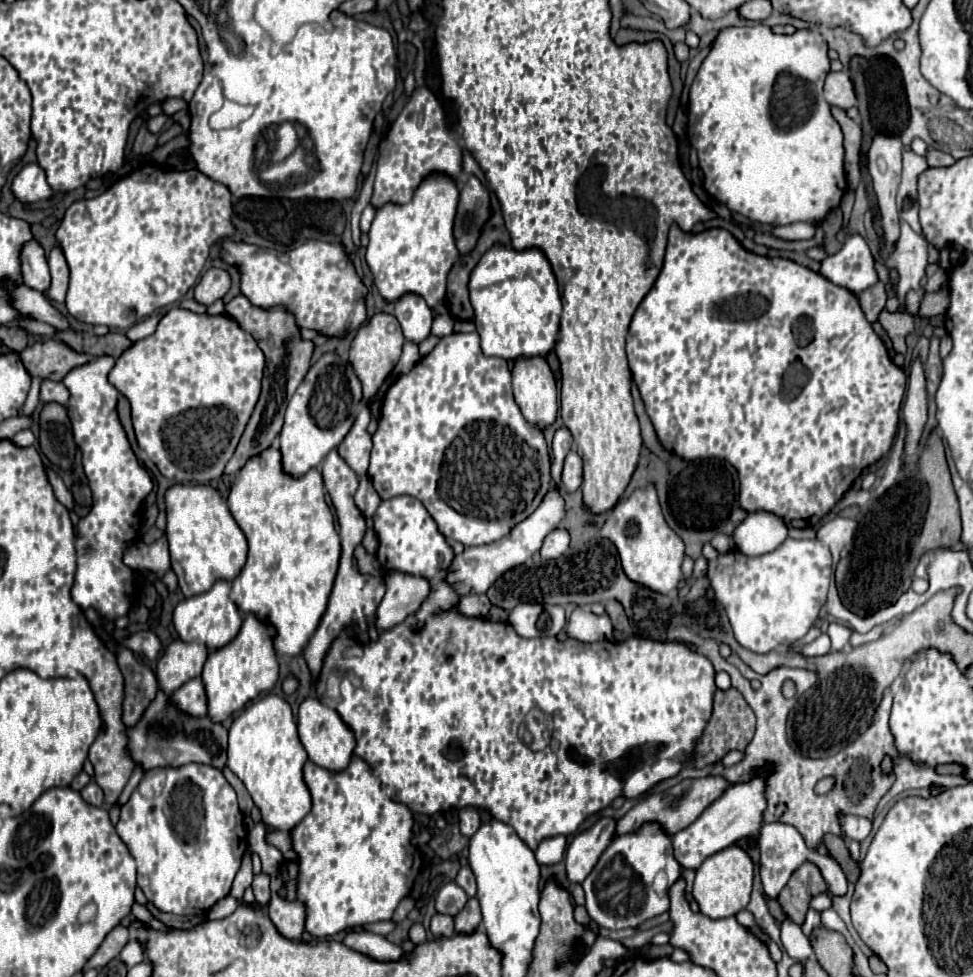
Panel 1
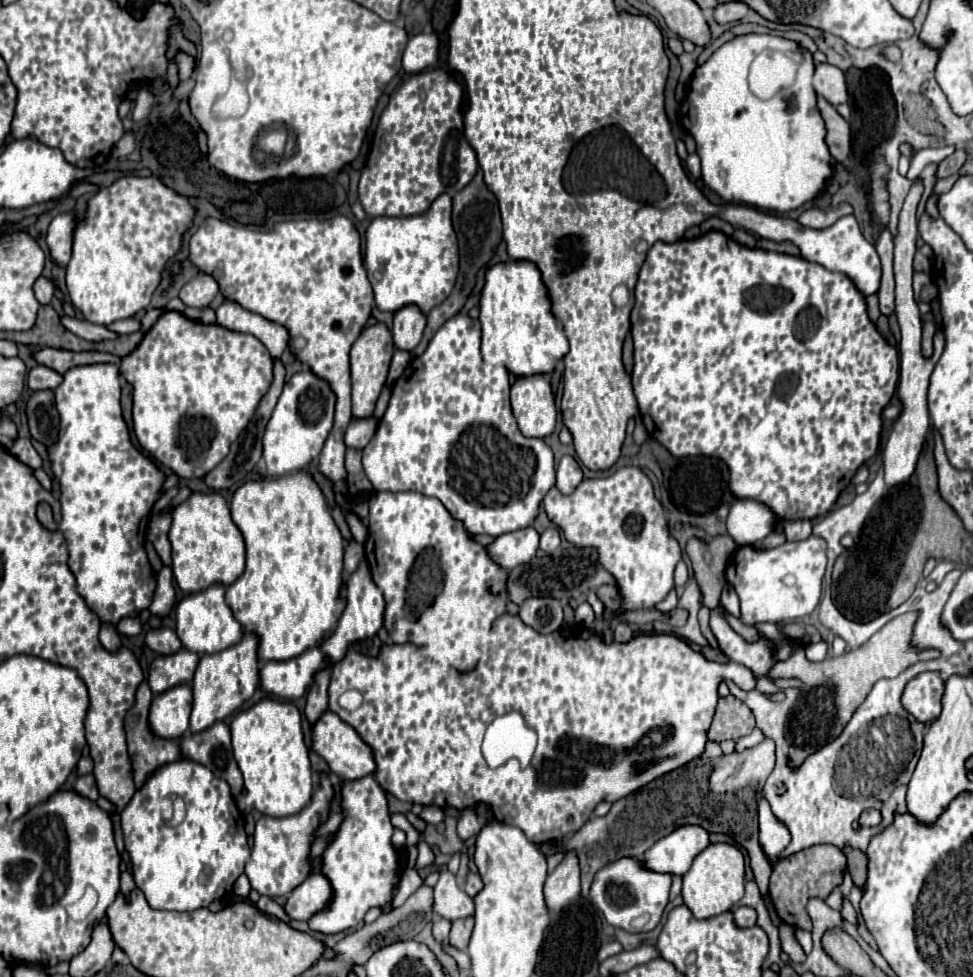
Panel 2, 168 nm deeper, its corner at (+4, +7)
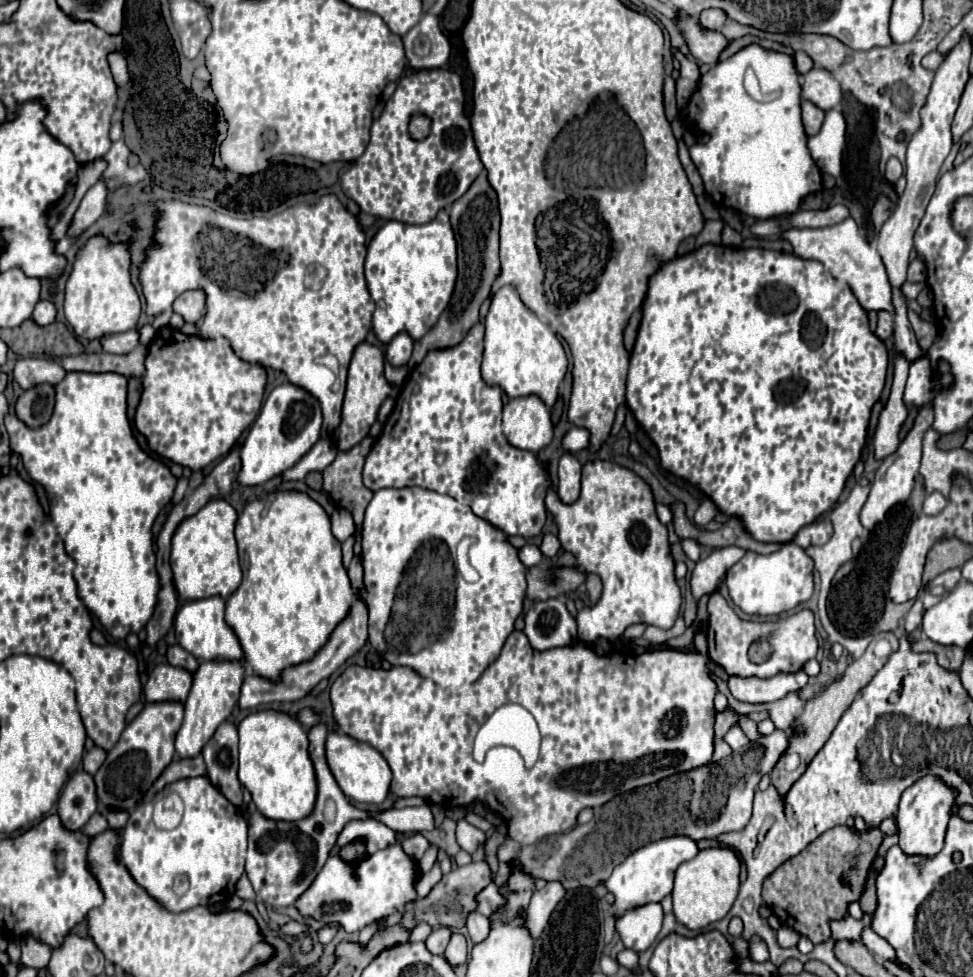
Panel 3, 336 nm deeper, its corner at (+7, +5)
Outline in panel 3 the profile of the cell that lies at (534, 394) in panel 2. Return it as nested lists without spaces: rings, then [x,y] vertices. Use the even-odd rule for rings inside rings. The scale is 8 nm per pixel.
[[[538,396],[514,398],[504,406],[502,432],[514,448],[538,452],[552,442],[550,410]]]

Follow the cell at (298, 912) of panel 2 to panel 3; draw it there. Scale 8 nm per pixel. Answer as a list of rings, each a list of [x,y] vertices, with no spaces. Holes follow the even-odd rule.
[[[394,842],[356,864],[348,864],[340,860],[338,854],[332,854],[312,886],[298,898],[296,908],[302,916],[310,916],[326,924],[336,922],[342,930],[352,934],[368,924],[386,920],[394,912],[402,914],[406,904],[418,898],[416,878],[418,864],[402,850],[400,842]]]

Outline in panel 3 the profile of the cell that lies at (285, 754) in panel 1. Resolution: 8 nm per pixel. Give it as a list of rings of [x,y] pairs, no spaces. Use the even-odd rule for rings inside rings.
[[[260,710],[250,716],[246,716],[240,726],[240,770],[238,778],[250,794],[256,808],[270,820],[282,820],[282,822],[296,822],[312,814],[314,802],[316,802],[316,772],[308,754],[308,734],[300,726],[300,722],[288,714],[274,712],[274,710]]]

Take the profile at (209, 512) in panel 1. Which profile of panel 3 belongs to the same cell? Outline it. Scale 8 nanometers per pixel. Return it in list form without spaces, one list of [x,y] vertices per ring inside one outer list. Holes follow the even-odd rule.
[[[210,500],[192,518],[186,518],[172,538],[174,586],[182,600],[200,600],[204,596],[228,598],[242,582],[238,550],[234,540],[236,510],[226,500]]]

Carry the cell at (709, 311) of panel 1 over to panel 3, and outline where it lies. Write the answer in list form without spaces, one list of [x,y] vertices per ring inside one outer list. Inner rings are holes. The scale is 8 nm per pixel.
[[[706,244],[692,254],[666,262],[648,284],[648,296],[644,302],[642,326],[636,336],[636,344],[630,358],[630,372],[626,382],[626,404],[634,412],[636,420],[656,442],[660,450],[662,468],[688,480],[700,488],[720,512],[740,518],[744,530],[760,542],[786,544],[792,542],[796,532],[812,524],[818,516],[830,510],[844,488],[854,464],[858,462],[866,444],[866,430],[870,410],[882,394],[888,368],[888,350],[880,338],[868,328],[866,310],[858,304],[852,290],[838,282],[818,260],[804,260],[796,254],[762,250],[762,248],[730,248]]]

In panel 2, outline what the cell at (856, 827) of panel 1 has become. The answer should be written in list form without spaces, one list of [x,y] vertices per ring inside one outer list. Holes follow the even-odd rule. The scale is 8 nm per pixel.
[[[865,810],[861,816],[859,816],[859,826],[877,826],[881,822],[881,814],[879,810]]]

